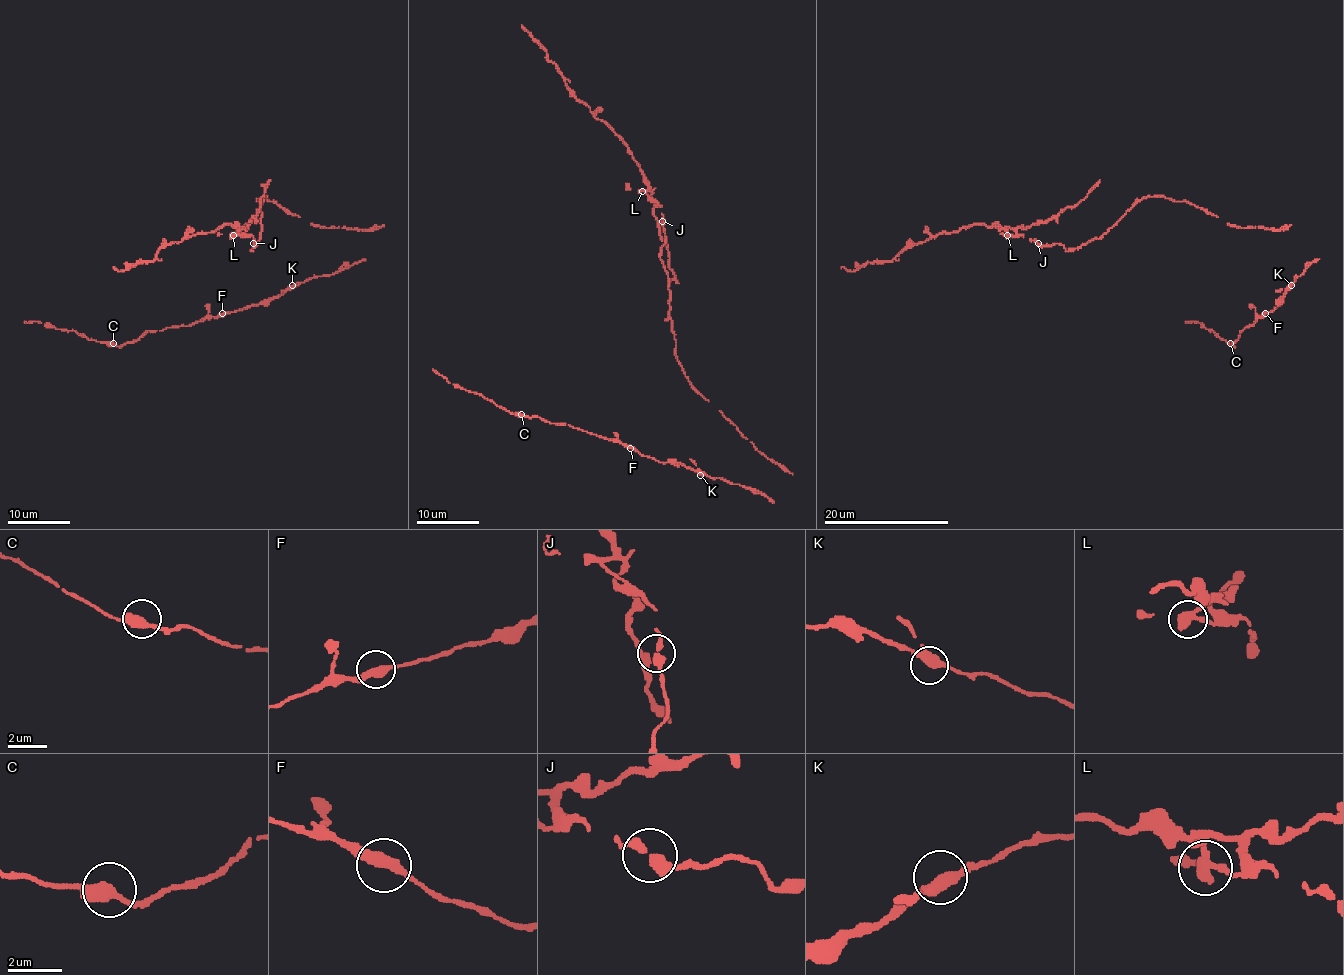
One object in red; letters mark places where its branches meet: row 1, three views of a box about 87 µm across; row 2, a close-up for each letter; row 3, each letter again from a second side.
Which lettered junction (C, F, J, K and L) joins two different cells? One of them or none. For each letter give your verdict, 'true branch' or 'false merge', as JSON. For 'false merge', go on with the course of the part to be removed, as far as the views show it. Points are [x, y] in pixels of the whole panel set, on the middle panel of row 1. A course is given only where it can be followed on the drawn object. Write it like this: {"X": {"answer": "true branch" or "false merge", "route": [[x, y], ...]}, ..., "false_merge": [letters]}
{"C": {"answer": "true branch"}, "F": {"answer": "true branch"}, "J": {"answer": "true branch"}, "K": {"answer": "true branch"}, "L": {"answer": "false merge", "route": [[641, 191], [648, 188], [644, 174], [627, 146], [574, 96], [559, 68], [521, 24]]}, "false_merge": ["L"]}

